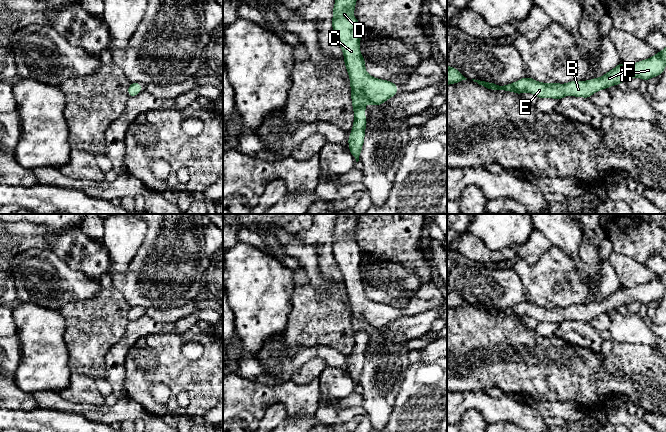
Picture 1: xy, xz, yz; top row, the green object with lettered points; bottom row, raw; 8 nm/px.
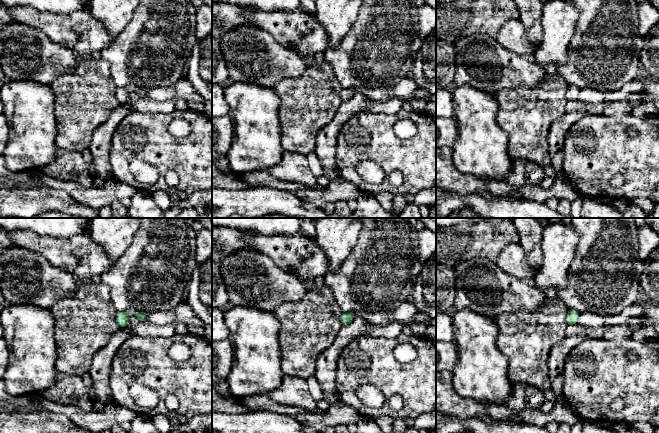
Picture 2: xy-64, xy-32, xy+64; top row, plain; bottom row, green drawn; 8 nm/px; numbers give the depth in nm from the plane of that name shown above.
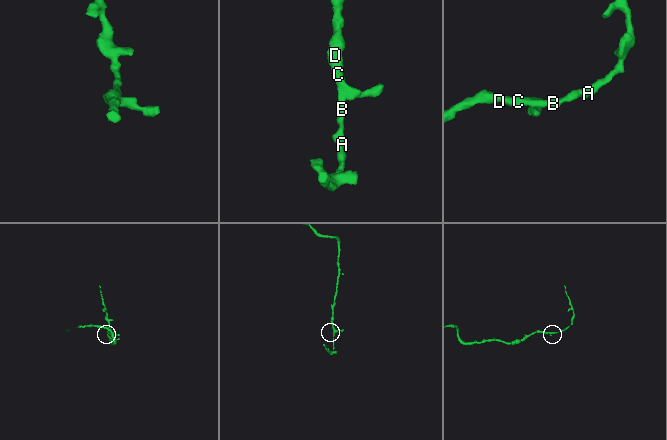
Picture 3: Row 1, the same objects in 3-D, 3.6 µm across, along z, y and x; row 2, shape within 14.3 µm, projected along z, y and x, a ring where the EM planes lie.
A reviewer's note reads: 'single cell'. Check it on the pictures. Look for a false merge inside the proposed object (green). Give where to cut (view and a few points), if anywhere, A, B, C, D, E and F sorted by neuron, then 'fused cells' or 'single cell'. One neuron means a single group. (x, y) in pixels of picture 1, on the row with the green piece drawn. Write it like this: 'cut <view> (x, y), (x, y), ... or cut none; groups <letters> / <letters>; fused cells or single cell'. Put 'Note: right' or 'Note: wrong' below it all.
cut none; groups A B C D E F; single cell
Note: right

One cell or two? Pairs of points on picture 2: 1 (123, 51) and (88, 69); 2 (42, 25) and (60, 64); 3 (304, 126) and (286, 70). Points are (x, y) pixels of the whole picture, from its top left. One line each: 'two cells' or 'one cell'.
1: two cells
2: two cells
3: two cells

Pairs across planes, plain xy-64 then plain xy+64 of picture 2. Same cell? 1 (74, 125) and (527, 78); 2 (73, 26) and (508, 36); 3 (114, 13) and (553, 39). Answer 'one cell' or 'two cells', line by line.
1: two cells
2: one cell
3: one cell

